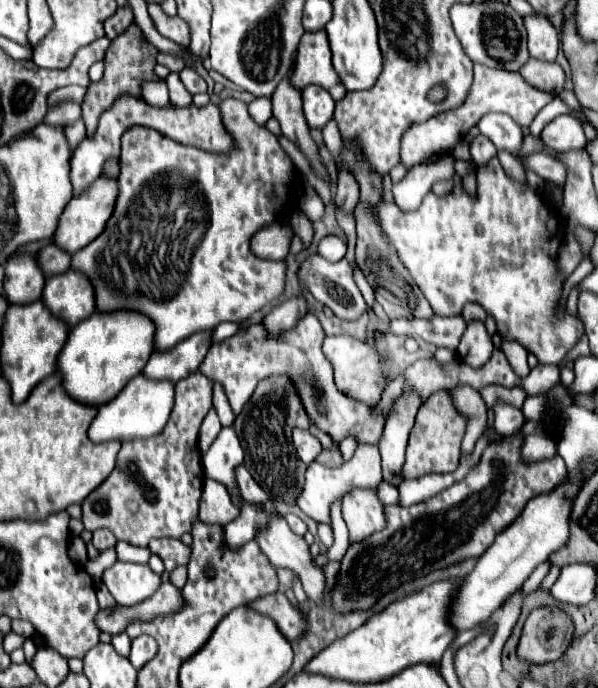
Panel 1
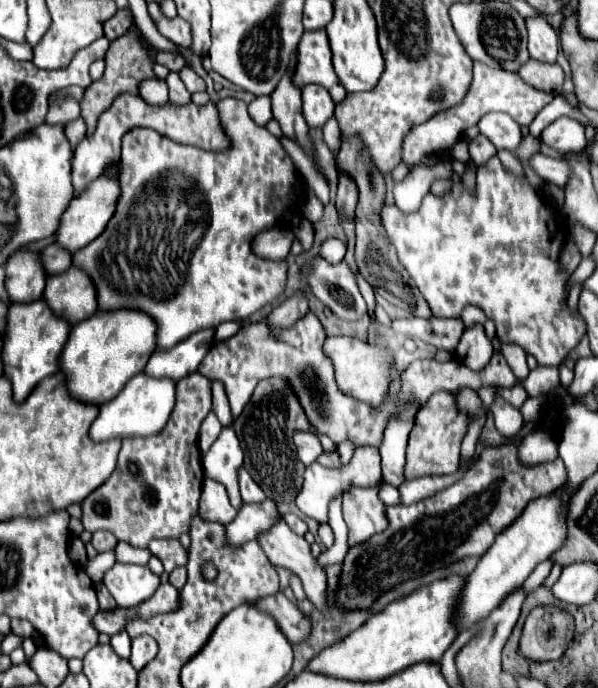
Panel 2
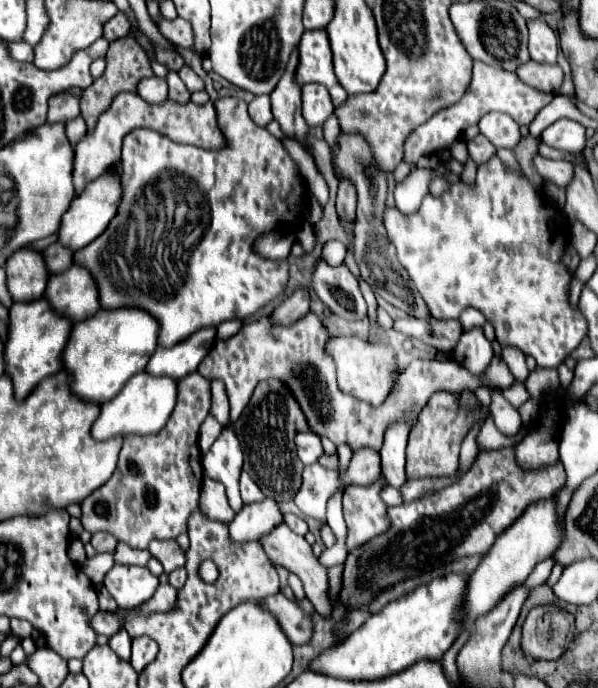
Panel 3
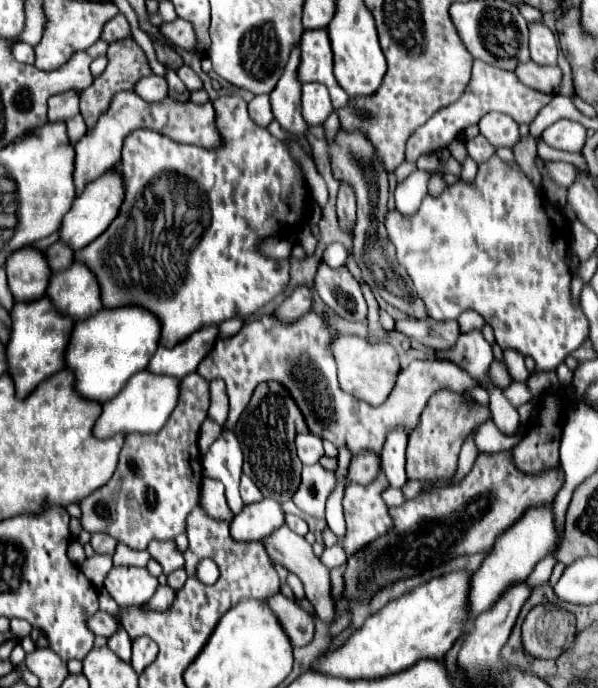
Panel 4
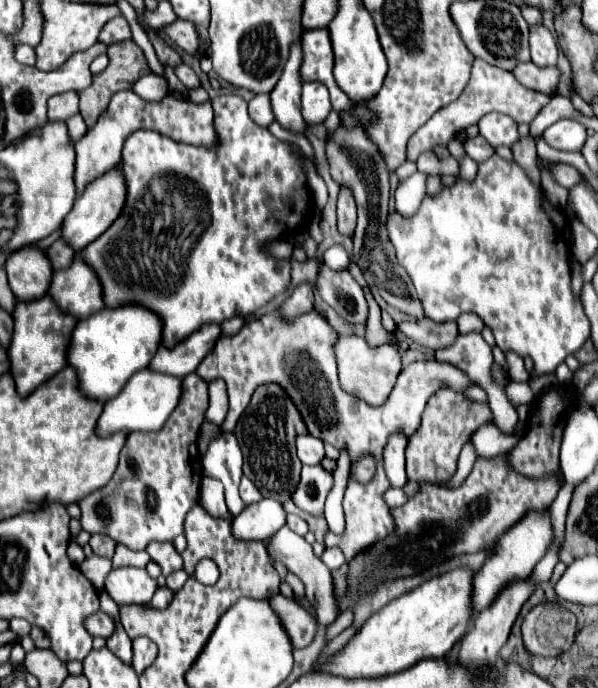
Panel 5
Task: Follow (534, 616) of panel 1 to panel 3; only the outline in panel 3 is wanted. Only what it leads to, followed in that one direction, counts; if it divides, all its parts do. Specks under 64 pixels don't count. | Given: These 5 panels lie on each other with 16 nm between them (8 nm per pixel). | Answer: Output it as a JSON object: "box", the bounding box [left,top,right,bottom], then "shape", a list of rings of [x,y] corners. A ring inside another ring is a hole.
{"box":[522,606,574,660],"shape":[[[536,606],[522,628],[522,652],[532,660],[556,660],[574,640],[574,616],[556,606]]]}

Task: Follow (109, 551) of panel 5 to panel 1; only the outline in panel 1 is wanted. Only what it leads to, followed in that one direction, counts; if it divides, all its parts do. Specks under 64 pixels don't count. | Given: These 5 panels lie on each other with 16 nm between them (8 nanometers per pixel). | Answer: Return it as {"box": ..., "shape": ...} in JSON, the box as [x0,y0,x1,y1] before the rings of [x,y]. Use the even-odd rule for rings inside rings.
{"box":[92,528,116,552],"shape":[[[100,528],[94,538],[92,538],[92,544],[102,552],[110,546],[116,546],[116,536],[112,536],[112,532],[108,532],[108,528]]]}

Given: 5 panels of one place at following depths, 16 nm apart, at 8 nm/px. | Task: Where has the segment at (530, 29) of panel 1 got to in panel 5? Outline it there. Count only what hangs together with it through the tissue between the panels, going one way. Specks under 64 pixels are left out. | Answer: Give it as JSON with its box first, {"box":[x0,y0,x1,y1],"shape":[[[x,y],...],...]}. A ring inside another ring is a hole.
{"box":[530,24,558,66],"shape":[[[544,24],[530,26],[530,52],[532,52],[534,64],[556,66],[558,42],[556,42],[556,36]]]}

